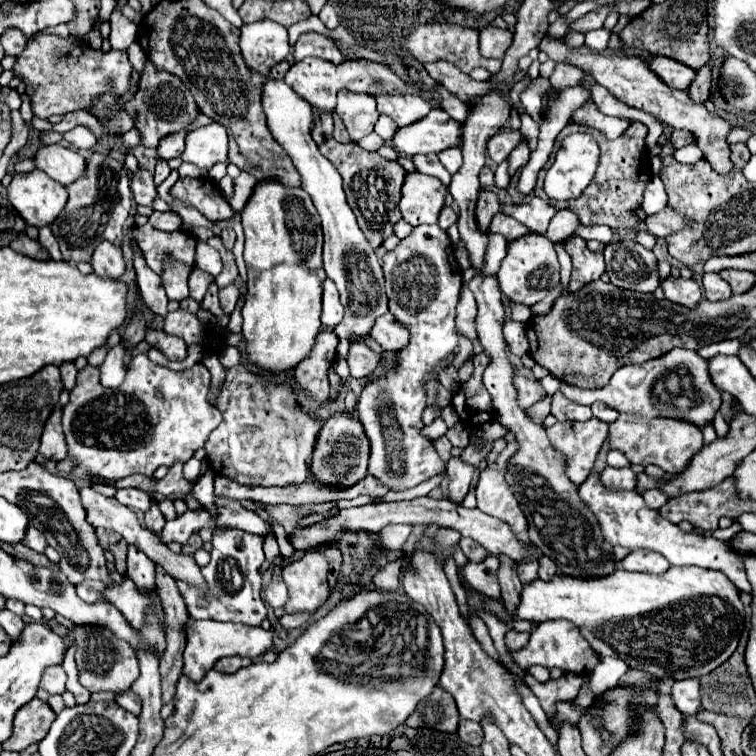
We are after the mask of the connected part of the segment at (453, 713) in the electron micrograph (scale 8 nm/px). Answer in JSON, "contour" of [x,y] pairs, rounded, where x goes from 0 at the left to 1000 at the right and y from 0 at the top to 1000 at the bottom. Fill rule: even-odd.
{"contour":[[[575,909],[573,917],[562,927],[557,927],[552,938],[538,948],[536,959],[575,964],[586,970],[602,970],[607,959],[604,933],[599,930],[599,922],[589,917],[589,911]]]}

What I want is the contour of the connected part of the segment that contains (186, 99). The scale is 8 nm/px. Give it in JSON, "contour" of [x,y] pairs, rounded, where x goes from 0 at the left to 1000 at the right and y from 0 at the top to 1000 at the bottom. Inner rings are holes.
{"contour":[[[194,81],[192,94],[187,97],[184,120],[171,134],[171,149],[179,149],[179,165],[187,171],[189,192],[192,194],[208,194],[210,187],[226,176],[234,176],[253,165],[261,155],[261,139],[250,118],[226,97],[221,94],[205,94],[200,81]]]}

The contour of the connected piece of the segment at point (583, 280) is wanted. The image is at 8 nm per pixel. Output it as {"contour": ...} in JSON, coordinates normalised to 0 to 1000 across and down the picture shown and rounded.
{"contour":[[[758,313],[747,319],[747,329],[758,343],[758,358],[753,369],[753,385],[766,385],[771,377],[792,369],[800,358],[798,335],[784,335],[776,329],[774,316]]]}

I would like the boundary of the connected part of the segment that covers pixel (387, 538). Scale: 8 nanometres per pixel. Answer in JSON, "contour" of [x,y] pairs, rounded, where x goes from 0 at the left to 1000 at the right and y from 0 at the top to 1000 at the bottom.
{"contour":[[[540,693],[515,694],[515,697],[509,697],[509,700],[504,702],[501,716],[504,716],[509,724],[515,724],[515,726],[530,726],[530,724],[536,721],[544,700],[546,700],[546,697]]]}

